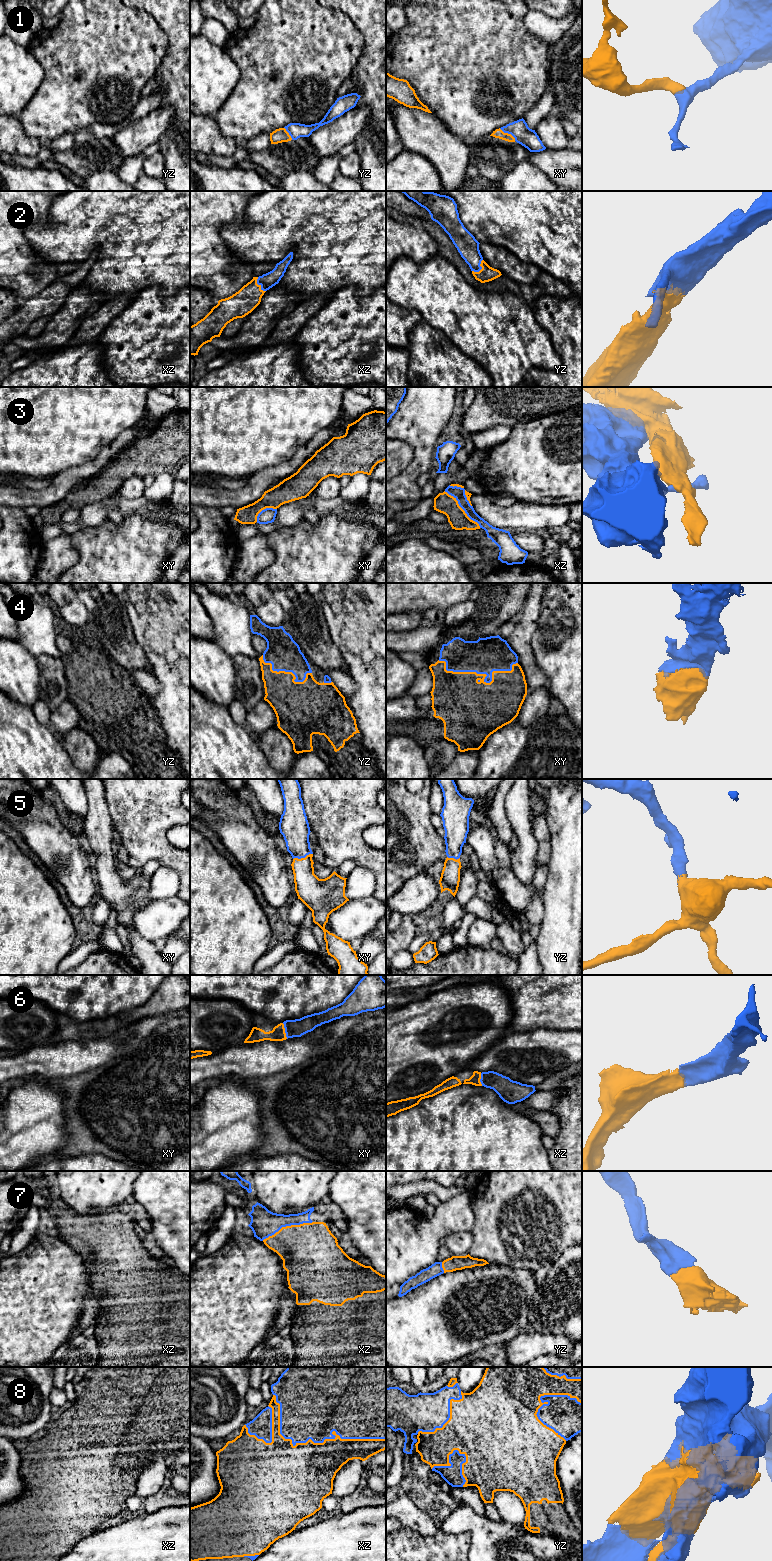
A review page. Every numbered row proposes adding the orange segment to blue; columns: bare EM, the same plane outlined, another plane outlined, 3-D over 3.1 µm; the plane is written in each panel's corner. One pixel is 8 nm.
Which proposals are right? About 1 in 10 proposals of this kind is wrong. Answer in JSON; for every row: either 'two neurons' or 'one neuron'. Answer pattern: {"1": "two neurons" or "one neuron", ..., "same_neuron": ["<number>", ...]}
{"1": "one neuron", "2": "one neuron", "3": "two neurons", "4": "one neuron", "5": "one neuron", "6": "one neuron", "7": "one neuron", "8": "one neuron", "same_neuron": ["1", "2", "4", "5", "6", "7", "8"]}

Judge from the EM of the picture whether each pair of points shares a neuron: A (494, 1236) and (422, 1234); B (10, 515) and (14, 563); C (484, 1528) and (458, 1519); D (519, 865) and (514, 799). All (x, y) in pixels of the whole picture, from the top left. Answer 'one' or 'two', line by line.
A: two
B: one
C: one
D: one

